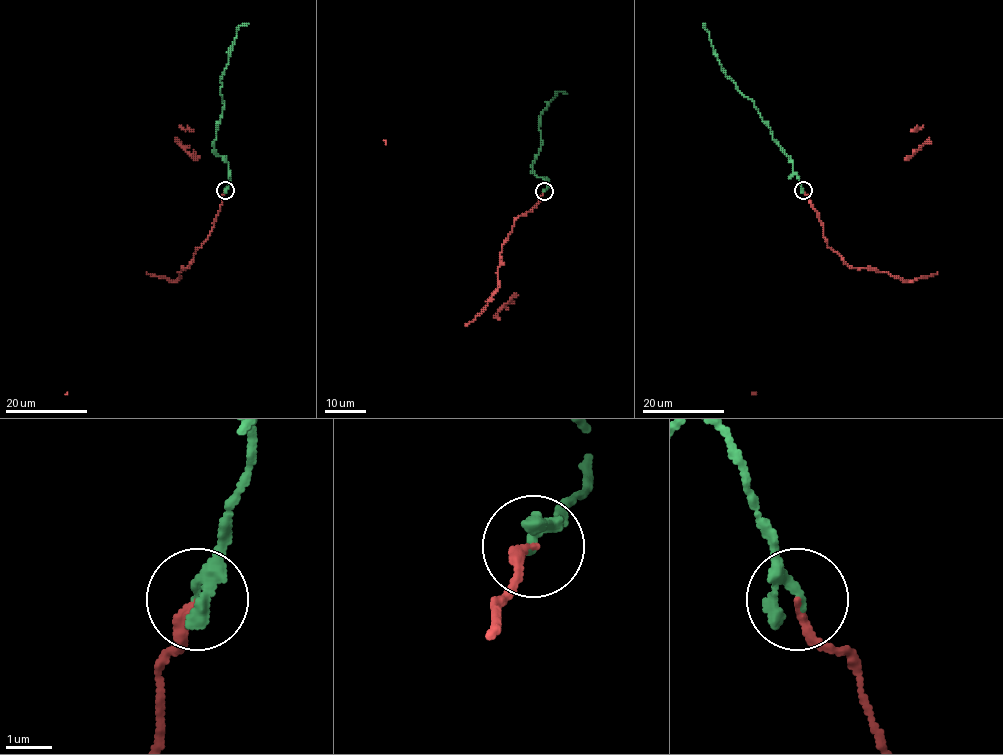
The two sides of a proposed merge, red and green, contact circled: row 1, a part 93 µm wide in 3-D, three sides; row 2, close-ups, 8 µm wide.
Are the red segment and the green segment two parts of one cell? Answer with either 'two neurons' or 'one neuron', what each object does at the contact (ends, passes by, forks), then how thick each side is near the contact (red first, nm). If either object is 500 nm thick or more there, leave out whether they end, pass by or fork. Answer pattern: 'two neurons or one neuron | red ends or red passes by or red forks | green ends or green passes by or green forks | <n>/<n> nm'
one neuron | red ends | green passes by | 190/190 nm

